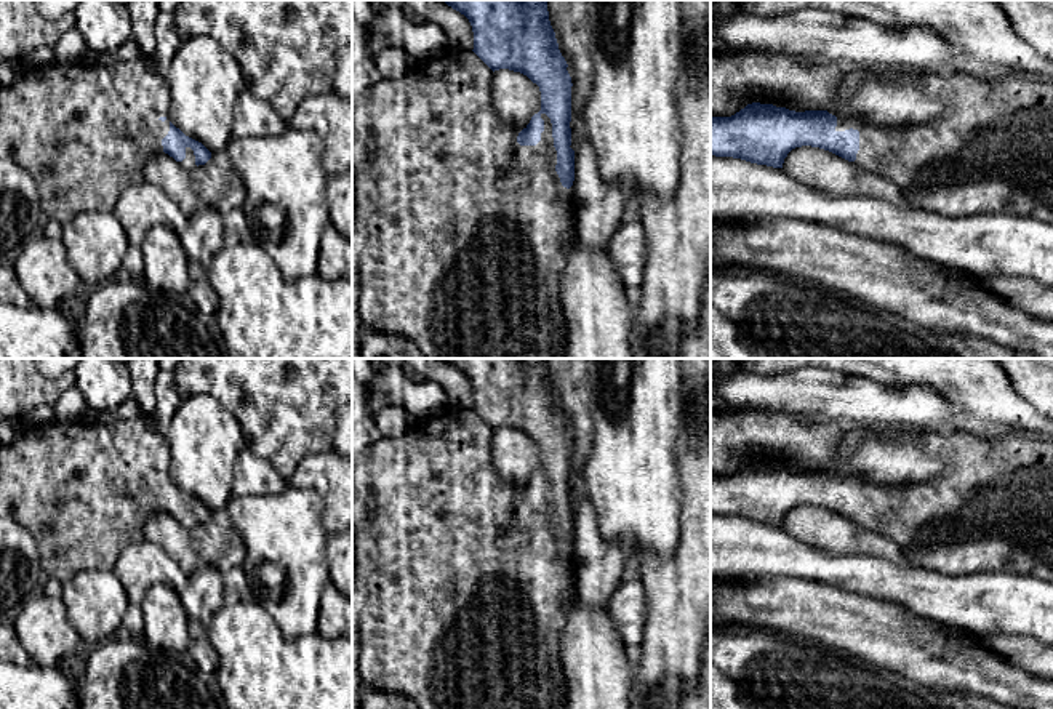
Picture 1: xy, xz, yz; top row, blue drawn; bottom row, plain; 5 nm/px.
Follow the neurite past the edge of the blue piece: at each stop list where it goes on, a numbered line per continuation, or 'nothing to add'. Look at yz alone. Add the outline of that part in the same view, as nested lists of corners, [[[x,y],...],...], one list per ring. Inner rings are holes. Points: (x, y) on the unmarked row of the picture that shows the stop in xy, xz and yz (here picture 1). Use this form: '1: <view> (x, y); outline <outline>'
1: yz (991, 509); outline [[[954,423],[927,431],[923,434],[923,443],[930,453],[944,456],[947,459],[947,466],[938,475],[933,475],[923,482],[898,487],[880,487],[861,472],[837,475],[835,490],[845,490],[850,487],[859,490],[859,509],[853,522],[864,530],[891,539],[899,547],[903,555],[915,567],[923,567],[951,576],[995,571],[1027,575],[1053,583],[1053,431],[1031,432],[1021,429],[989,429],[984,426],[973,426],[970,423]]]

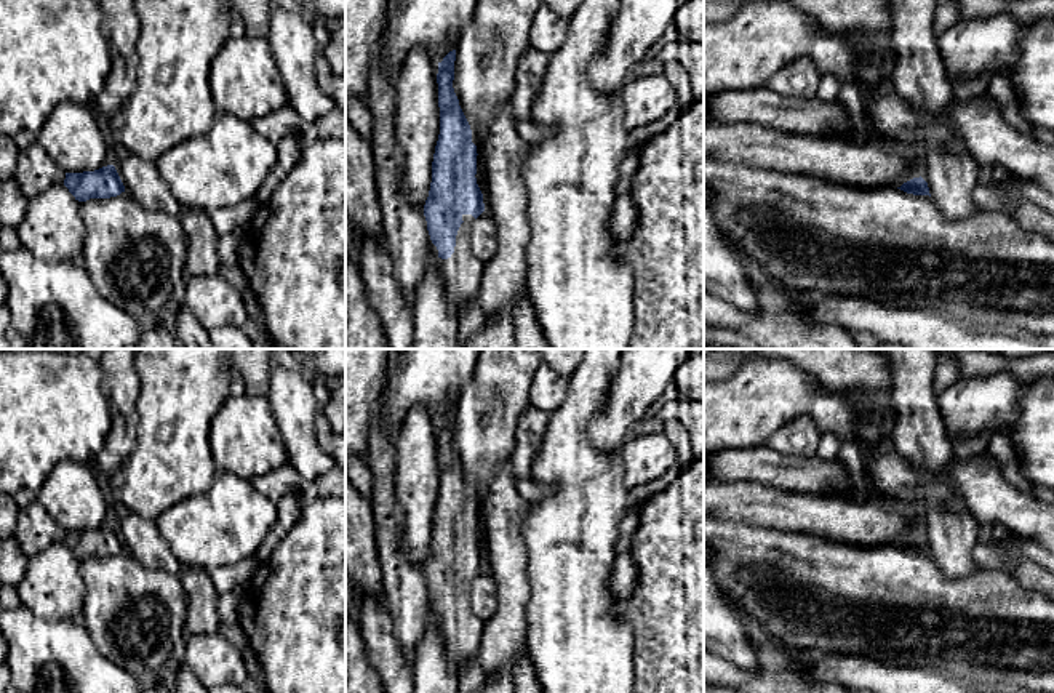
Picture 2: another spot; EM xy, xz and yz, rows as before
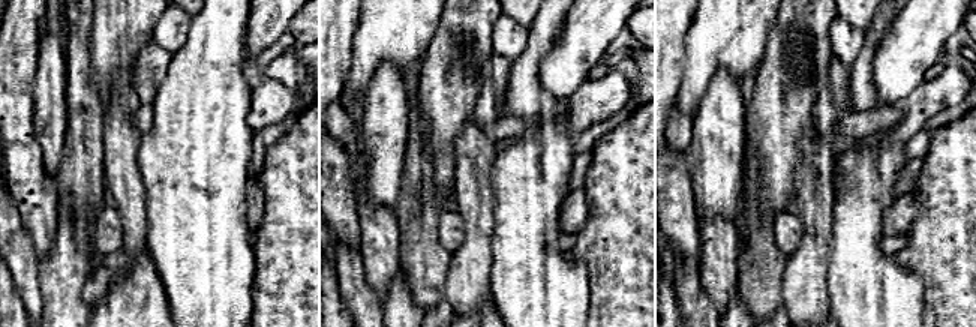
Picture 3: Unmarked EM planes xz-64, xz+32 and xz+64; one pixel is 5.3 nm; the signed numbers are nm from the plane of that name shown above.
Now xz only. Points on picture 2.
1: xz (461, 632); outline [[[462,573],[462,579],[454,611],[448,618],[437,616],[437,627],[456,675],[470,658],[477,656],[485,629],[485,623],[472,613],[470,607],[470,589],[475,576]]]

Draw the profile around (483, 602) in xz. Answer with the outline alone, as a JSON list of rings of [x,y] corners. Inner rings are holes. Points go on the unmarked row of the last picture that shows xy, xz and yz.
[[[485,570],[472,581],[470,607],[472,613],[483,623],[491,619],[497,608],[497,586]]]

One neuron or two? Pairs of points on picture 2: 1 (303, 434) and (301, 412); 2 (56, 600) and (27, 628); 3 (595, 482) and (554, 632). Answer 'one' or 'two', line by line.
1: one
2: two
3: one

